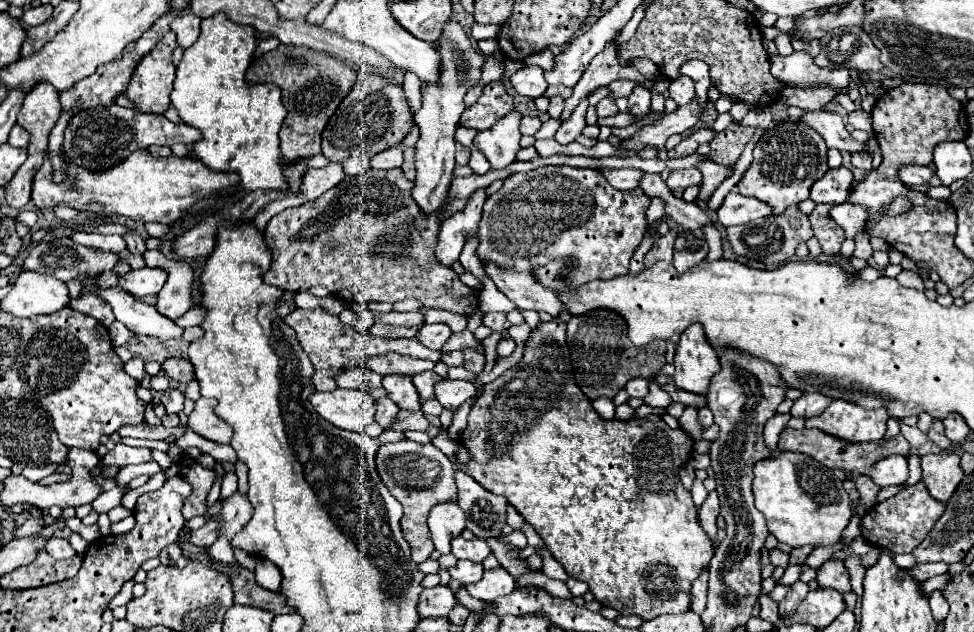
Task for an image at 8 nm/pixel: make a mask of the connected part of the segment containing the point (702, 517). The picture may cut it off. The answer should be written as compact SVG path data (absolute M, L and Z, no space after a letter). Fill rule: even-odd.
M710 492L708 498L704 500L704 504L698 508L698 522L704 528L704 532L710 536L710 540L716 538L716 518L720 514L720 502L718 502L718 494Z

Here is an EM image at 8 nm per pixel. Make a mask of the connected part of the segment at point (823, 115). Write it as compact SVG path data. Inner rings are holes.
M814 110L814 112L806 112L802 122L812 126L826 140L828 148L836 148L836 150L848 152L848 154L858 154L858 152L872 154L866 142L856 142L850 136L840 114L826 112L826 110Z

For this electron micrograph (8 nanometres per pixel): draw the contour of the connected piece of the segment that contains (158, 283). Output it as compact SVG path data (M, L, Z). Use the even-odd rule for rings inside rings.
M140 268L140 270L130 270L128 274L120 276L118 286L124 292L136 296L136 298L142 298L142 296L158 294L162 290L166 278L168 278L166 270L160 270L160 268Z

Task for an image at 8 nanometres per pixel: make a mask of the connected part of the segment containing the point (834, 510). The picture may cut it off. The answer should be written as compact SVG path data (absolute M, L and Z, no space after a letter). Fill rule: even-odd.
M776 452L774 458L754 464L754 502L764 514L768 530L778 542L798 546L832 546L852 518L852 502L844 490L844 478L832 468L798 452Z

